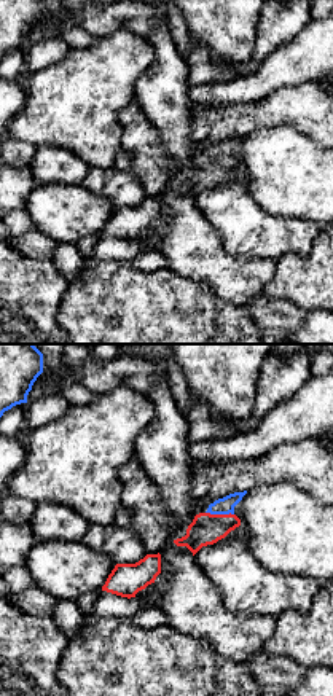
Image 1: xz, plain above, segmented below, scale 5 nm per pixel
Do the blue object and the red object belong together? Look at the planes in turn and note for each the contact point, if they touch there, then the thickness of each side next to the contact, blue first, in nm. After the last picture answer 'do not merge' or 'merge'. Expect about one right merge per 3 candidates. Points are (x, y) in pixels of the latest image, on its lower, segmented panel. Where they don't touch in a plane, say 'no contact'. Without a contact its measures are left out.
contact (220, 513); calibres 90 and 160 nm

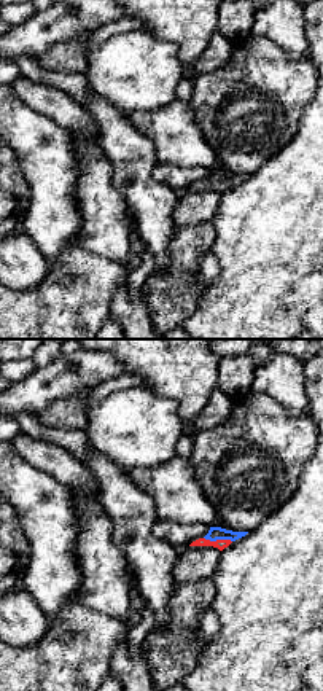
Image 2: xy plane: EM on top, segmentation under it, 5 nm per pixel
contact (218, 538); calibres 70 and 50 nm

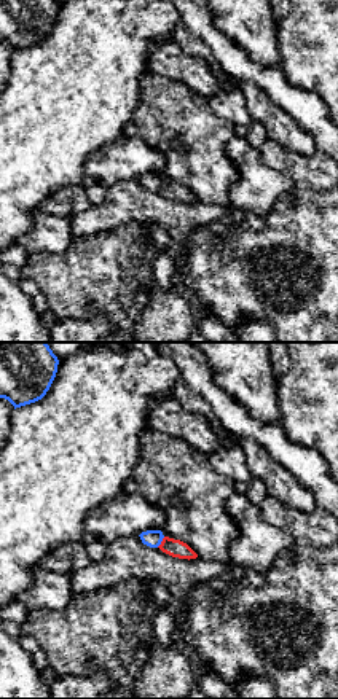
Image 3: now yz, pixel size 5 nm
contact (161, 540); calibres 90 and 90 nm

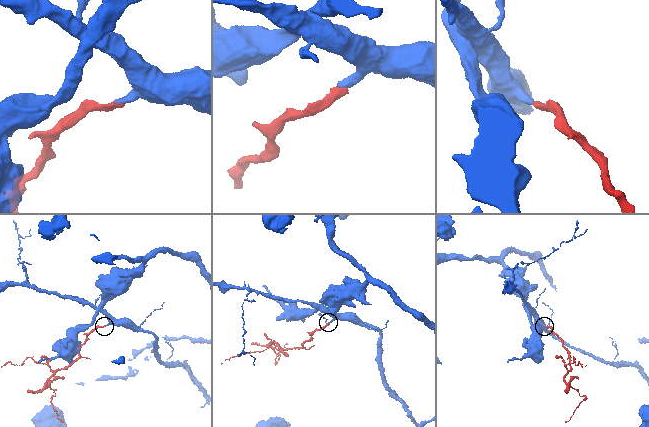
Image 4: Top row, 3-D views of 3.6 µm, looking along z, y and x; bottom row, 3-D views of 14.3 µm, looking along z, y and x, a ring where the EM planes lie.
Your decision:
merge

